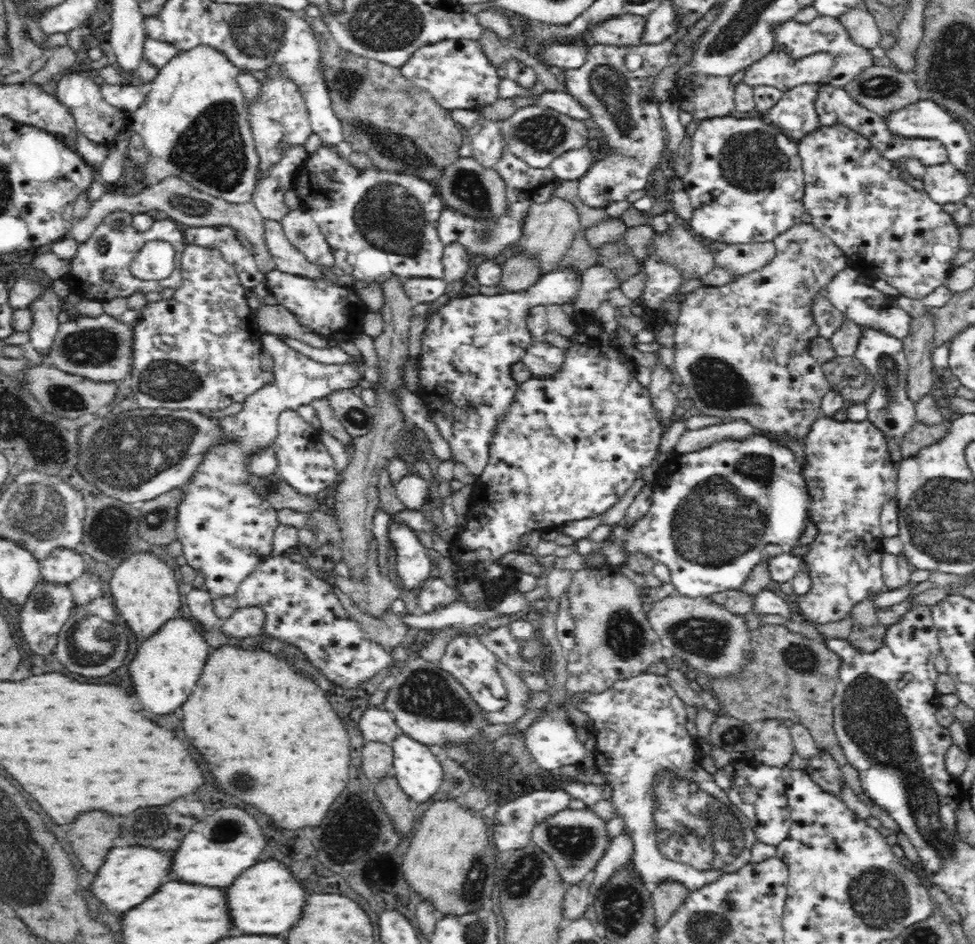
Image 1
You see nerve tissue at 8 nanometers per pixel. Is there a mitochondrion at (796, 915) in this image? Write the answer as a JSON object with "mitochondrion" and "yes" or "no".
{"mitochondrion":"no"}

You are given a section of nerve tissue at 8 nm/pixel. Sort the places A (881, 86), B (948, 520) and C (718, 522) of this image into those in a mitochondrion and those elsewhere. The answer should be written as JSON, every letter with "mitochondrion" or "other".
{"A":"mitochondrion","B":"mitochondrion","C":"mitochondrion"}

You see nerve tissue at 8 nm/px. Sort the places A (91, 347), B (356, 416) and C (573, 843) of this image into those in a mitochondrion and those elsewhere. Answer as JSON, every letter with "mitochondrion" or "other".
{"A":"mitochondrion","B":"mitochondrion","C":"mitochondrion"}

